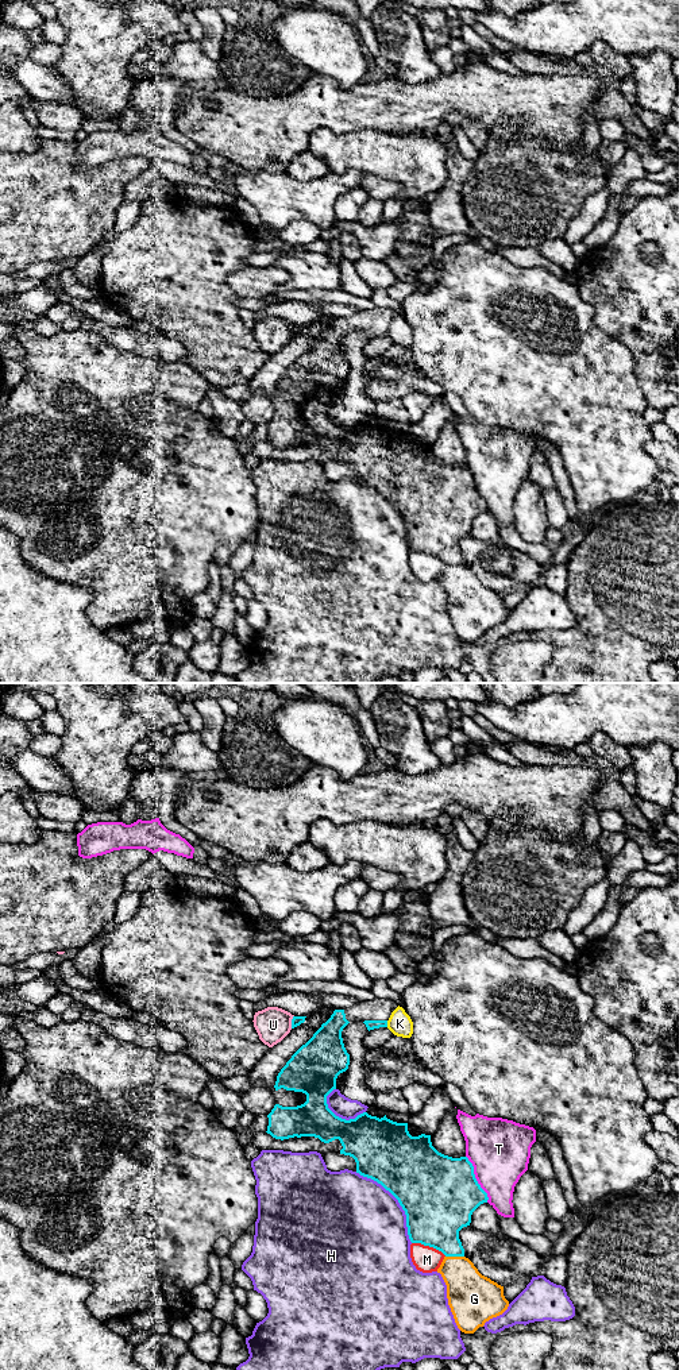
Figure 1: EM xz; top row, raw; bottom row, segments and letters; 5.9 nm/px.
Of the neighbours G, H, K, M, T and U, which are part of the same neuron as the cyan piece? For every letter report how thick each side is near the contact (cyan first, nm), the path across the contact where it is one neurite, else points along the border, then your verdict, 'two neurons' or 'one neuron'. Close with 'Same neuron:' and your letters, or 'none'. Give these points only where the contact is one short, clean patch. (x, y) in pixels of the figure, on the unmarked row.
G: calibres 320 and 280 nm; two neurons
H: calibres 460 and 480 nm; two neurons
K: calibres 60 and 140 nm; border xz (386, 330), (388, 335); two neurons
M: calibres 400 and 160 nm; two neurons
T: calibres 460 and 360 nm; two neurons
U: calibres 60 and 200 nm; two neurons
Same neuron: none

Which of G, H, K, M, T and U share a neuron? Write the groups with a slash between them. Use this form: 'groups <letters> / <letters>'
groups G / H / K / M / T / U

